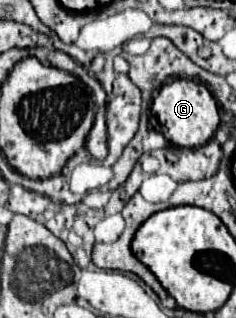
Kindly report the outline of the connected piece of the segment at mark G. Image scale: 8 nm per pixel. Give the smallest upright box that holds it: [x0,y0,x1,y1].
[150,80,220,148]

